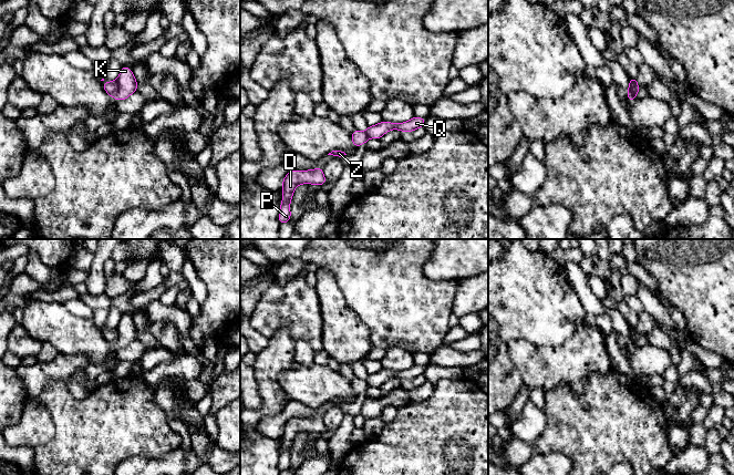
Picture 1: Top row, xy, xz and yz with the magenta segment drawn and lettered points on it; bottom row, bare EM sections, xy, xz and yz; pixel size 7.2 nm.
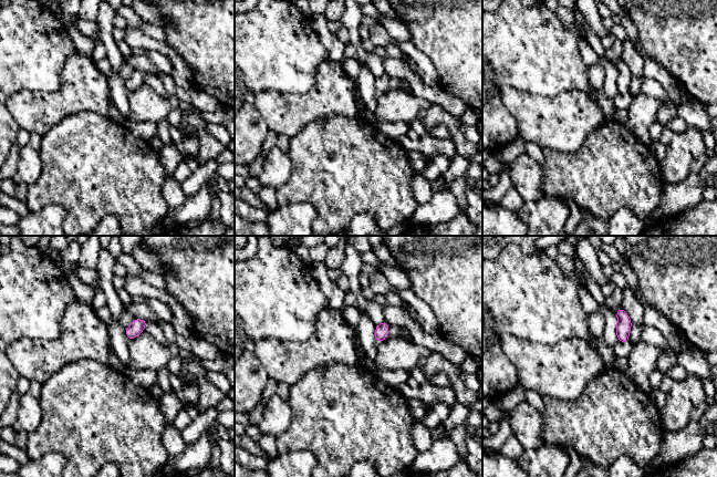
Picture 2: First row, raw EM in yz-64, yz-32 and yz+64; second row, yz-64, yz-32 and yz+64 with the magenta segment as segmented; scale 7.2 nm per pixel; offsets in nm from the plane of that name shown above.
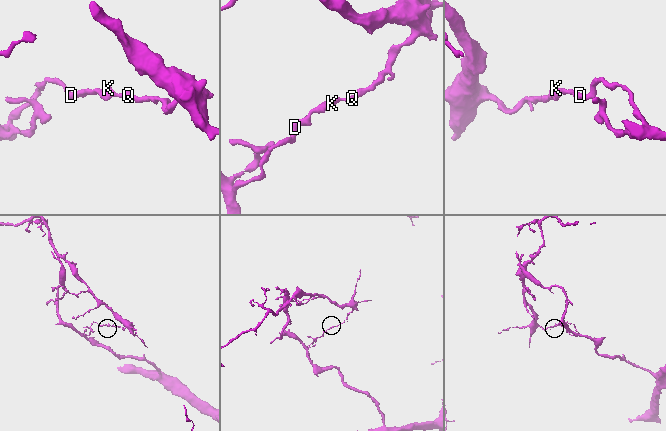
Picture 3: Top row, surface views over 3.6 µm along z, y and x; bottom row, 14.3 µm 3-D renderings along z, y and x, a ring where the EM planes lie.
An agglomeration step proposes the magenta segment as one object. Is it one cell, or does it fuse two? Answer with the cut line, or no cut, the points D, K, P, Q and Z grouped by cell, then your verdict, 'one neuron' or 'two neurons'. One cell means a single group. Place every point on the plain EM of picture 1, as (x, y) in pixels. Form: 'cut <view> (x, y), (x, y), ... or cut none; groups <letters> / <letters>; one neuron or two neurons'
cut yz (636, 328), (630, 333), (630, 339), (636, 344); groups D P Z / K Q; two neurons

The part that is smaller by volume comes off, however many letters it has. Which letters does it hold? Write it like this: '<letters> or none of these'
K, Q

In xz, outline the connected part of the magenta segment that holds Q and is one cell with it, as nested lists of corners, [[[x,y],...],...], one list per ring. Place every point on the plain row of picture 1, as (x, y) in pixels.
[[[414,364],[412,368],[405,371],[390,371],[382,369],[378,373],[370,373],[366,378],[369,386],[381,386],[385,381],[391,378],[399,378],[401,380],[412,380],[424,374],[426,366]]]

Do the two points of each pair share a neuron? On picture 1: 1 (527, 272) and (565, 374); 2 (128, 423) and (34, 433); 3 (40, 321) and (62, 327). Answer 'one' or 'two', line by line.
1: two
2: two
3: one

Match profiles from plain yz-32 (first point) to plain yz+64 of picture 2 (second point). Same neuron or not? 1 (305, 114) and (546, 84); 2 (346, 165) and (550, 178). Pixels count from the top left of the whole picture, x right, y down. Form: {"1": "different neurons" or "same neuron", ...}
{"1": "different neurons", "2": "same neuron"}

